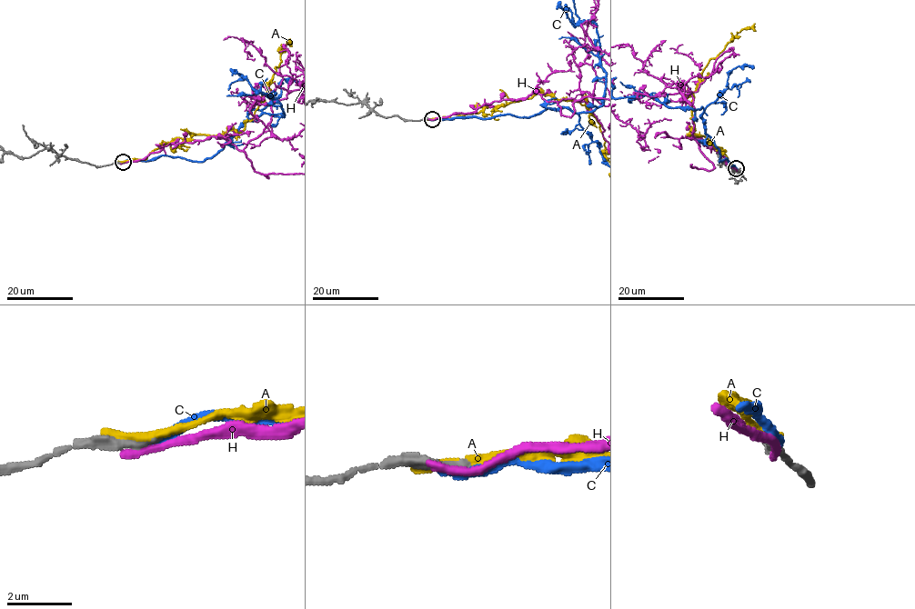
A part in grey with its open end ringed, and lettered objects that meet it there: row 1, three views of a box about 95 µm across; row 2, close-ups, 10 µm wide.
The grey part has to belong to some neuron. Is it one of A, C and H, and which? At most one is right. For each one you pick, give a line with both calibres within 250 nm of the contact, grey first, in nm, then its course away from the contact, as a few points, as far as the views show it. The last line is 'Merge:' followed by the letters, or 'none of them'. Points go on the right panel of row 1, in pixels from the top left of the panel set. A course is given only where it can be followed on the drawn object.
Merge: none of them

